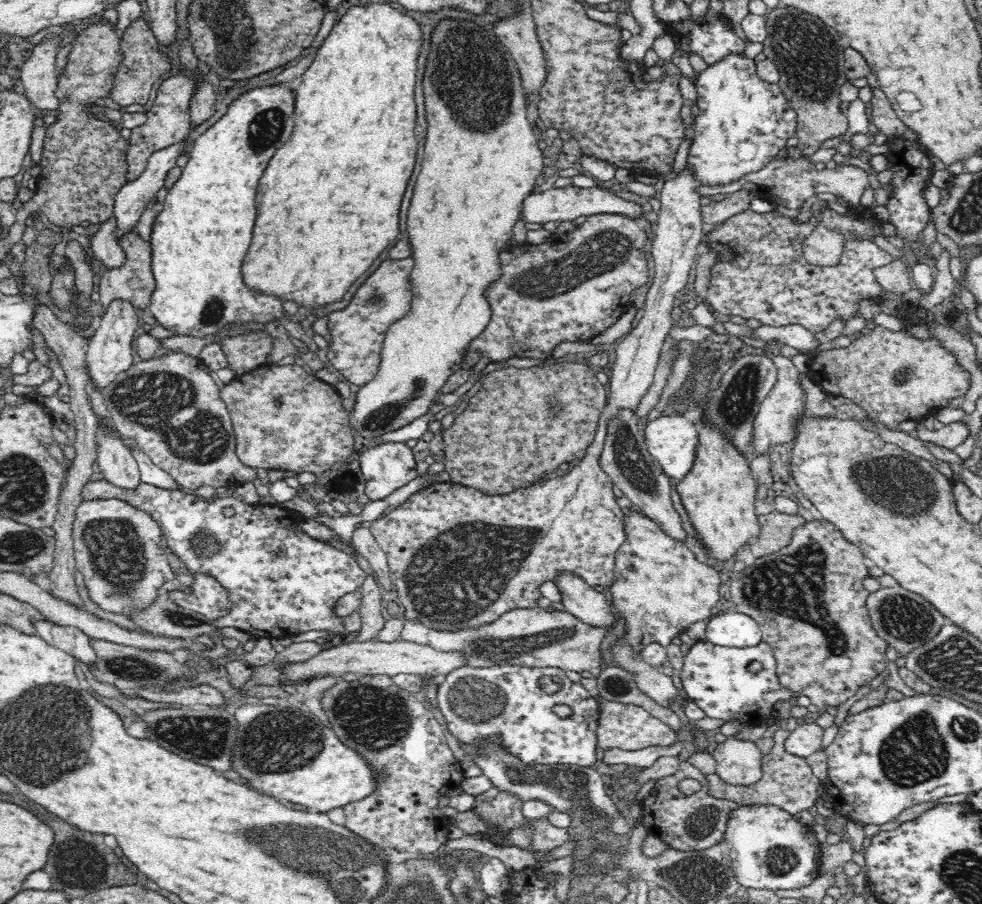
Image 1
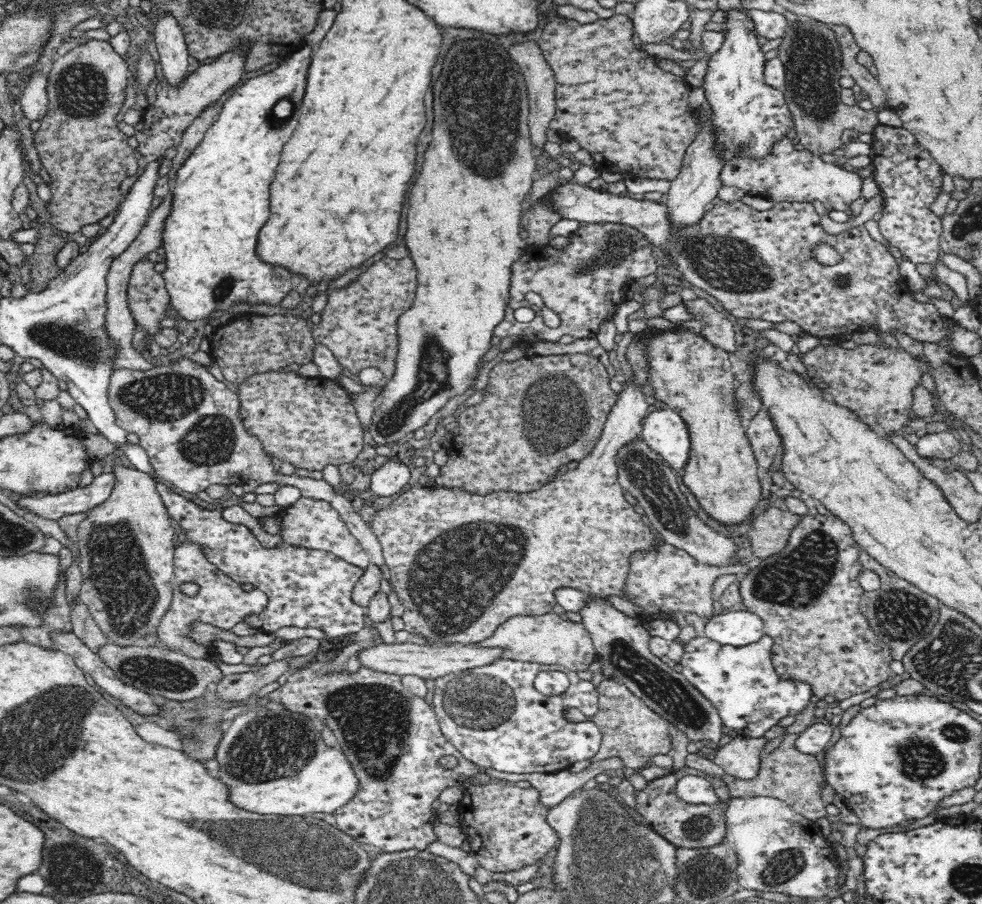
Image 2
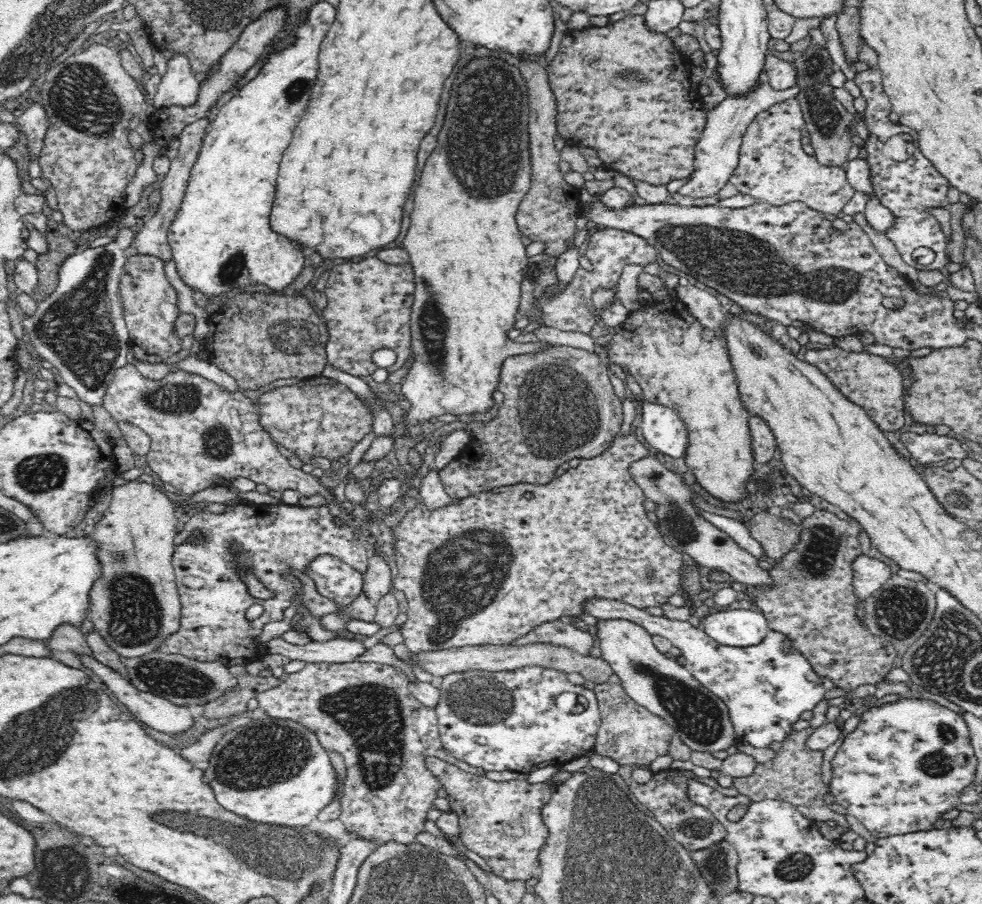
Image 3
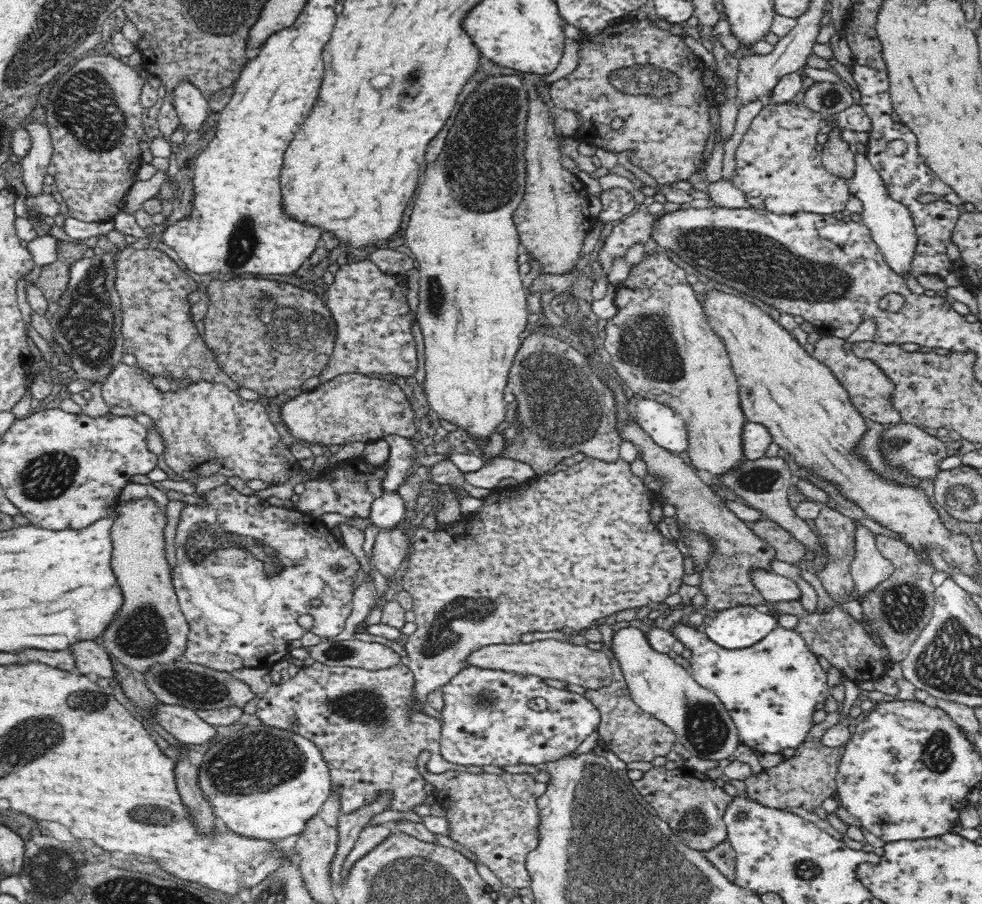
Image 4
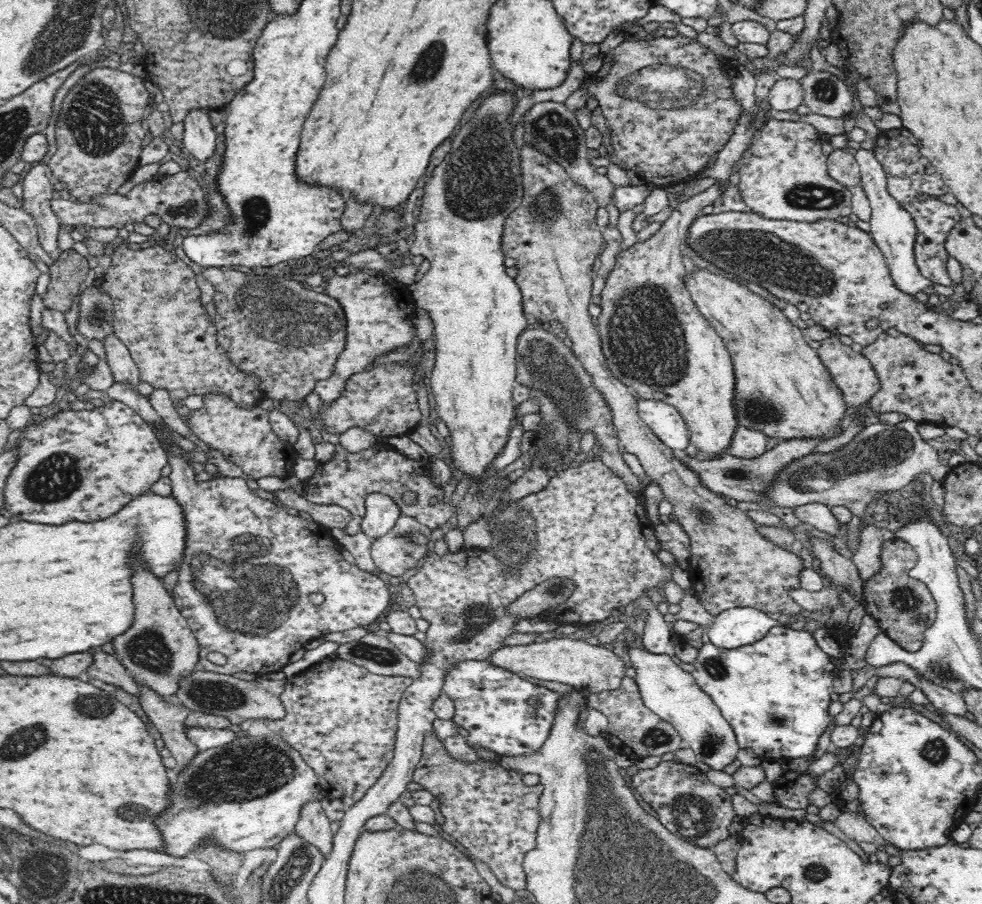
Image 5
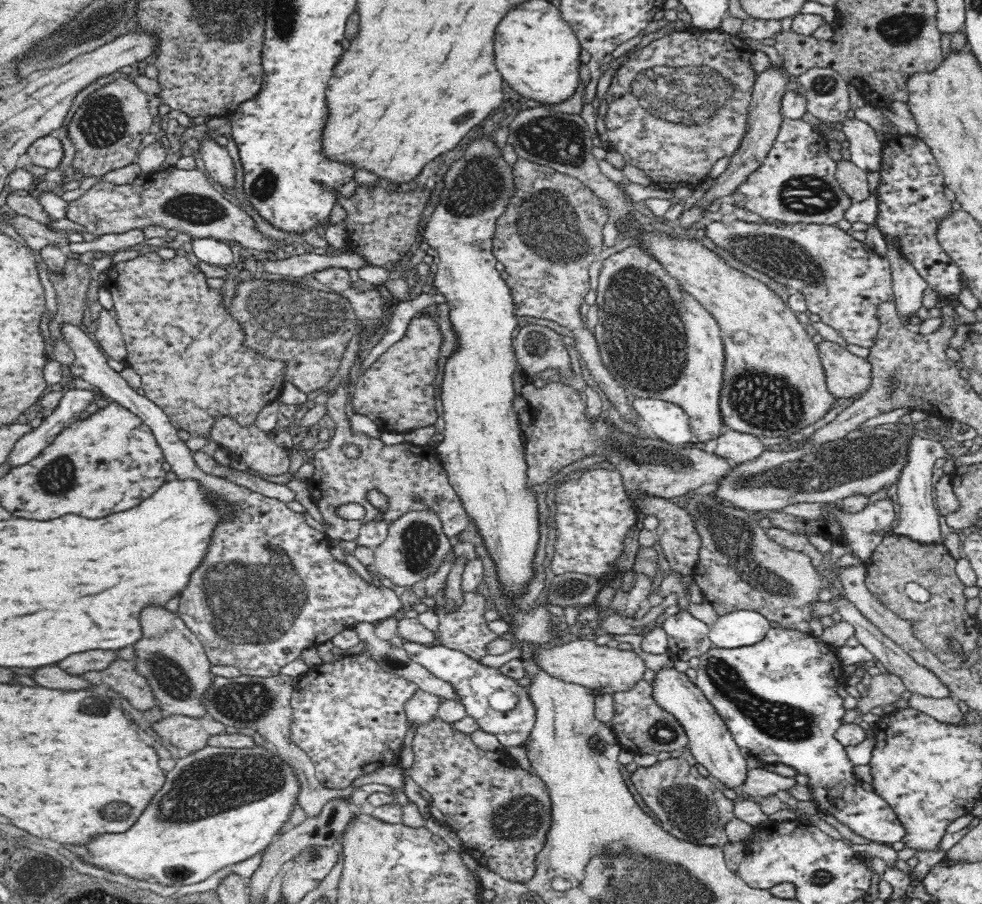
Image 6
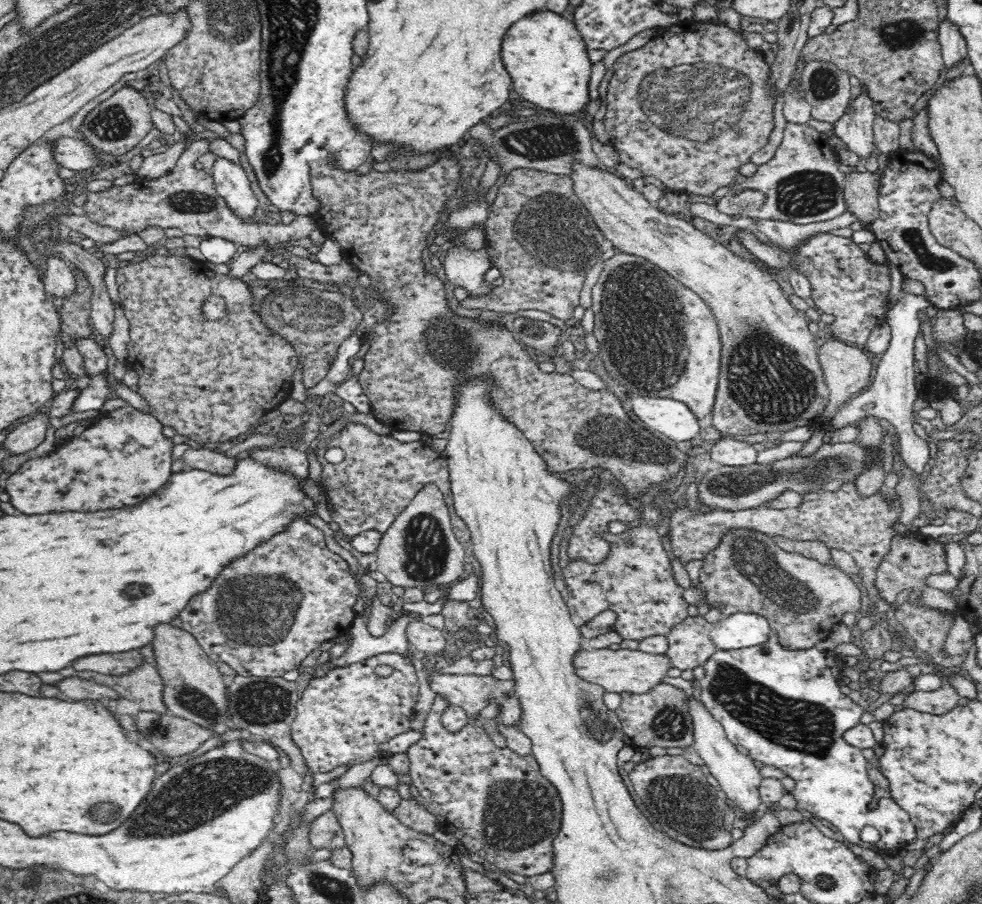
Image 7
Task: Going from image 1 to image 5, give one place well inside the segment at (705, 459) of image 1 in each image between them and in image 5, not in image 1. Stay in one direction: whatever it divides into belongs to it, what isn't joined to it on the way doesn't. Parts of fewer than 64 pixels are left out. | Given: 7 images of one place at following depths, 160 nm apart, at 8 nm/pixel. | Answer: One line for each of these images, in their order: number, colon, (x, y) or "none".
2: (693, 377)
3: (678, 363)
4: (661, 344)
5: (656, 341)

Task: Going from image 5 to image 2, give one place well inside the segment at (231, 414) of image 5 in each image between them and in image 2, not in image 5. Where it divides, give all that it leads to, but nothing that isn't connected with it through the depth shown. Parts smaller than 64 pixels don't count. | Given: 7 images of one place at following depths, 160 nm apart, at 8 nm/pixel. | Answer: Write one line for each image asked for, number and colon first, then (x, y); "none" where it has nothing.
2: (188, 421)
3: (201, 435)
4: (207, 429)

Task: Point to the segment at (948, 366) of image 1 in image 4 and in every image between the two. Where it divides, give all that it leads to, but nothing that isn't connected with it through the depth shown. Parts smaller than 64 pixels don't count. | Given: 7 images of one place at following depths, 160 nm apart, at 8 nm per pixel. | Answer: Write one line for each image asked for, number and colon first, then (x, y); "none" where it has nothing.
2: (876, 382)
3: (875, 383)
4: (869, 387)

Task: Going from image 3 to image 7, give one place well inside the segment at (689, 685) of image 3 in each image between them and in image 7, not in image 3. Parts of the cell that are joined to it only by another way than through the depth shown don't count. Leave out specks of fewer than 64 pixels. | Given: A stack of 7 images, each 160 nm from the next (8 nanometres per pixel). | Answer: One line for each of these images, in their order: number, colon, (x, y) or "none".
4: (657, 684)
5: (667, 690)
6: (709, 739)
7: (739, 778)

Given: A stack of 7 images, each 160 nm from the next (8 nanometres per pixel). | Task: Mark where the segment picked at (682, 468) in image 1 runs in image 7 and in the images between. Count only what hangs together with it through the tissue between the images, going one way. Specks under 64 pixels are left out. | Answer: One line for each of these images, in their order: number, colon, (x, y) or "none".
2: (664, 430)
3: (663, 429)
4: (665, 427)
5: (666, 422)
6: (668, 421)
7: (674, 419)

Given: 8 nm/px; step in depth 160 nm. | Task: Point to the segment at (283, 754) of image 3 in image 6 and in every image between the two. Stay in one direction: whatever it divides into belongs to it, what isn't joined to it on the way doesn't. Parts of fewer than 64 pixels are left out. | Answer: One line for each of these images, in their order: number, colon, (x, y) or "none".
4: (266, 783)
5: (248, 794)
6: (218, 806)

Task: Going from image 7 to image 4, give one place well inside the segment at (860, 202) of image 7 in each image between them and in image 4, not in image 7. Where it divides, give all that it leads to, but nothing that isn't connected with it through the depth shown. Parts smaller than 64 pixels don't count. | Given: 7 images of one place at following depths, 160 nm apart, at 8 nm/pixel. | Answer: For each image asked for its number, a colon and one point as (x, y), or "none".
4: (837, 158)
5: (842, 166)
6: (852, 179)

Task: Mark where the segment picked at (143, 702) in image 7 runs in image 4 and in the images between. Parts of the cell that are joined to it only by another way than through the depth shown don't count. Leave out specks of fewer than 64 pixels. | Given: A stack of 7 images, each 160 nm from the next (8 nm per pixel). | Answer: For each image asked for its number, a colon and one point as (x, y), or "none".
4: (90, 657)
5: (106, 666)
6: (120, 676)

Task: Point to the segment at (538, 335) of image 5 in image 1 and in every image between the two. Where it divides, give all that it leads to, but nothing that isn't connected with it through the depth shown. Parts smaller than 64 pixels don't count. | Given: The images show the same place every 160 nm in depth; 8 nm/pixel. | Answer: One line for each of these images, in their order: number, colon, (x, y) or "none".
1: (523, 423)
2: (538, 413)
3: (557, 405)
4: (564, 408)

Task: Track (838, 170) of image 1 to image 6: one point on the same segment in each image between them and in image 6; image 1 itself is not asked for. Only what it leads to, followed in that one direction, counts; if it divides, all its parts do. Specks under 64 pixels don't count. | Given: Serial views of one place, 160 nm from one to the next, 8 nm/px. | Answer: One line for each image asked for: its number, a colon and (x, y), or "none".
2: (789, 173)
3: (772, 167)
4: (776, 166)
5: (783, 174)
6: (795, 183)

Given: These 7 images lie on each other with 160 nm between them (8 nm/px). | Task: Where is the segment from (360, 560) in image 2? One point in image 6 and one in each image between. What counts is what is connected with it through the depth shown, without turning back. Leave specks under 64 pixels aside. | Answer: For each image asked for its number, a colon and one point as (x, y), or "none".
3: (213, 627)
4: (245, 571)
5: (248, 566)
6: (268, 587)

